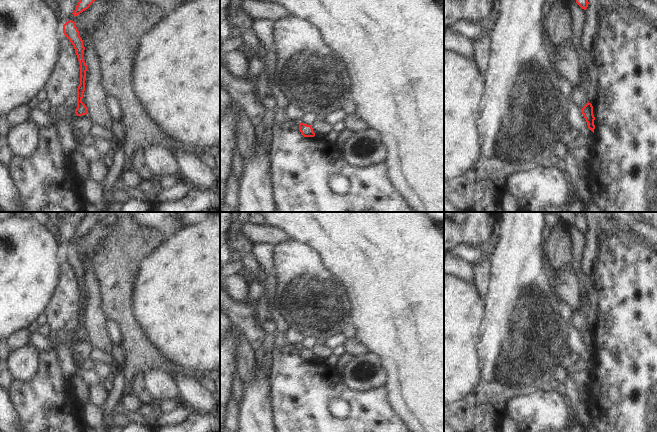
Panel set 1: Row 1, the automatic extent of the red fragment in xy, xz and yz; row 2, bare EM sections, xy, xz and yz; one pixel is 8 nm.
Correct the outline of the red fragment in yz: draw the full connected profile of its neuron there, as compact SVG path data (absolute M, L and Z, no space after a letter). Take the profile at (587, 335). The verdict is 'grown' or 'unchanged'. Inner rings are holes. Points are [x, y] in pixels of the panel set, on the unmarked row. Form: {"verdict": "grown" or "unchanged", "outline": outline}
{"verdict": "unchanged", "outline": "M587 327L582 333L582 338L588 348L588 352L594 357L595 349L594 344L595 341L593 339L593 330L591 327Z"}

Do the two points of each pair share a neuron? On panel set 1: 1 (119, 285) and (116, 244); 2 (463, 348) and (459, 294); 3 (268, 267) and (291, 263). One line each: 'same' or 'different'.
1: same
2: same
3: different

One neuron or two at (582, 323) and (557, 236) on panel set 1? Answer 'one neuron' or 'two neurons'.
two neurons

